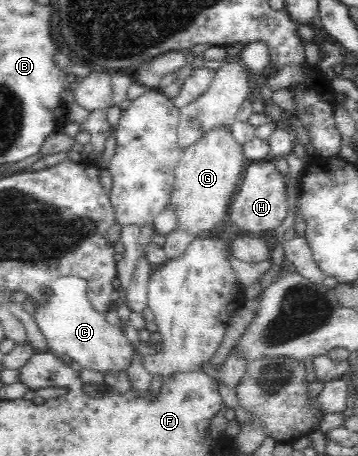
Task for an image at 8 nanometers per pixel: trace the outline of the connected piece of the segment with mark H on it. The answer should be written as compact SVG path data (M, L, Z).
M273 160L249 162L229 204L230 222L252 235L278 228L288 214L287 177L274 167Z

